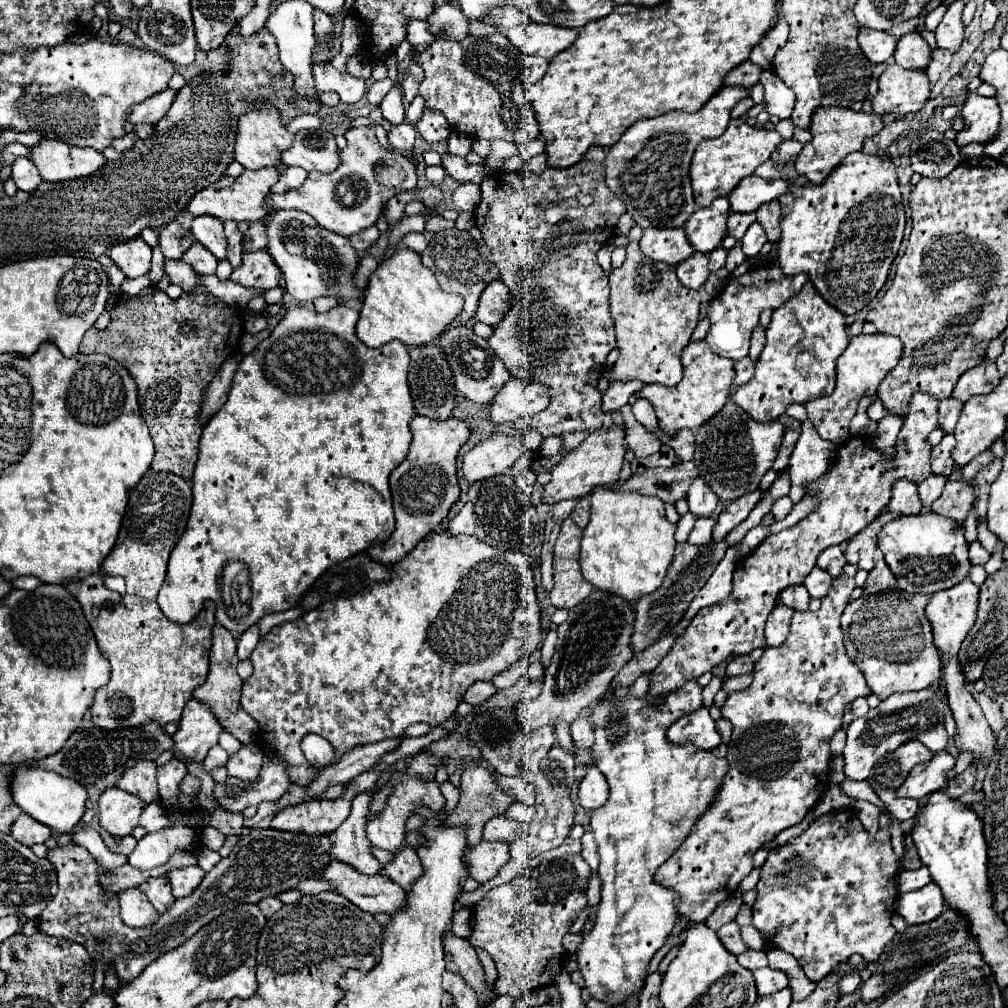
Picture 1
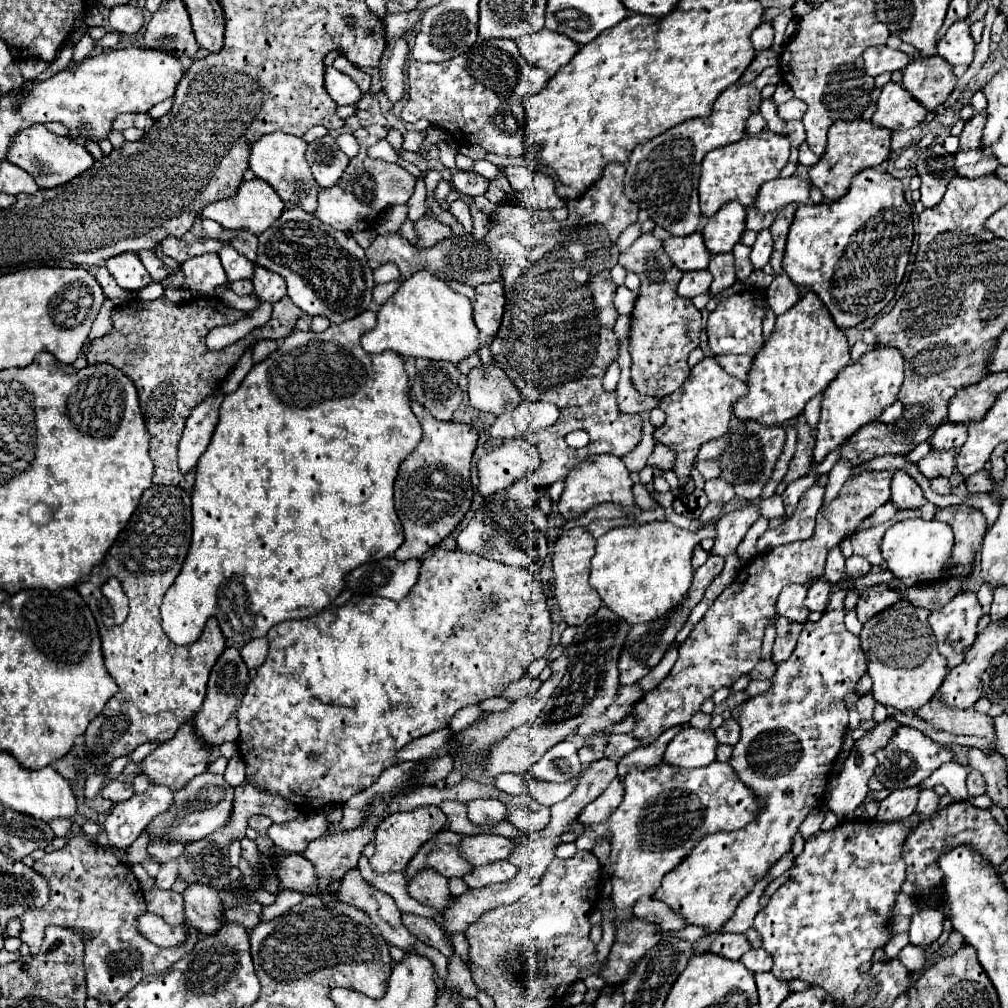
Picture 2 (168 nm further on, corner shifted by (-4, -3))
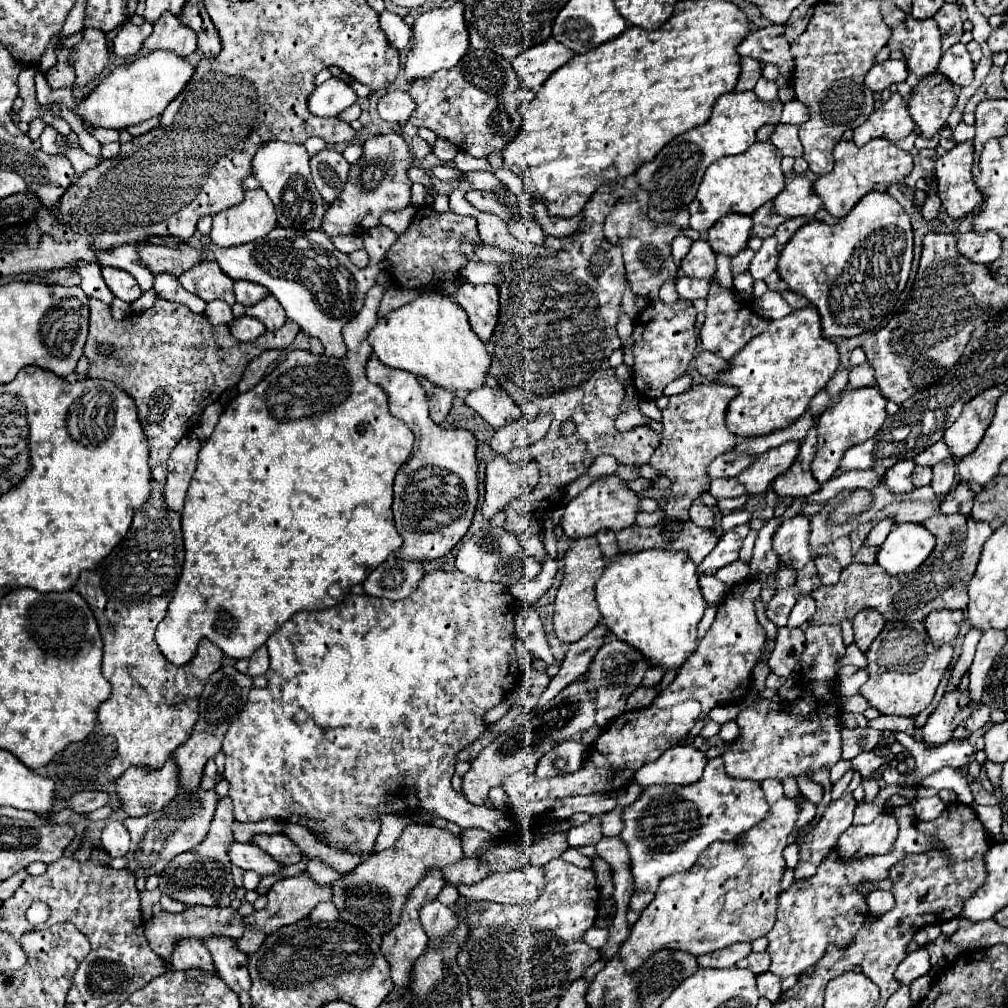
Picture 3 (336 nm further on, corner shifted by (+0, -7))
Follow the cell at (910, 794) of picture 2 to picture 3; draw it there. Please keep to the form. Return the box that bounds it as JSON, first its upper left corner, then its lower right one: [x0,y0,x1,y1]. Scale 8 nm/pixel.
[837,811,897,857]

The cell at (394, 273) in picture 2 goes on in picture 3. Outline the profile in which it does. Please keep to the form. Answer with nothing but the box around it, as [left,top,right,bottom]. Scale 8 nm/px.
[155,283,413,665]

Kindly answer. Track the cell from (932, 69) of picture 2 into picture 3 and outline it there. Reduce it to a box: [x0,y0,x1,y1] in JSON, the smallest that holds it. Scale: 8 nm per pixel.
[907,71,957,137]

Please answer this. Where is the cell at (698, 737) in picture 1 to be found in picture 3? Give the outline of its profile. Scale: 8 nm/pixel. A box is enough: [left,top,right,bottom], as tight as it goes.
[635,745,707,787]

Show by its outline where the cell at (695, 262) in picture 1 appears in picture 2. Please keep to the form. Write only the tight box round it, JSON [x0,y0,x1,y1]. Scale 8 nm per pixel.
[677,269,711,299]

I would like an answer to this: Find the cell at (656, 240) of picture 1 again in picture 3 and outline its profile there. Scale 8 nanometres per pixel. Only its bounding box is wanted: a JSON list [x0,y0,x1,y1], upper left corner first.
[681,239,715,279]

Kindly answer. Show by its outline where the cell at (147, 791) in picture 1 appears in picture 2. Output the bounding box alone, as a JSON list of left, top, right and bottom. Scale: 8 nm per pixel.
[101,781,133,803]

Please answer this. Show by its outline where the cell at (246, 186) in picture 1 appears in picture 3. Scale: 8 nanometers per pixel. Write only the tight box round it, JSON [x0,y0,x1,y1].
[209,189,277,247]

